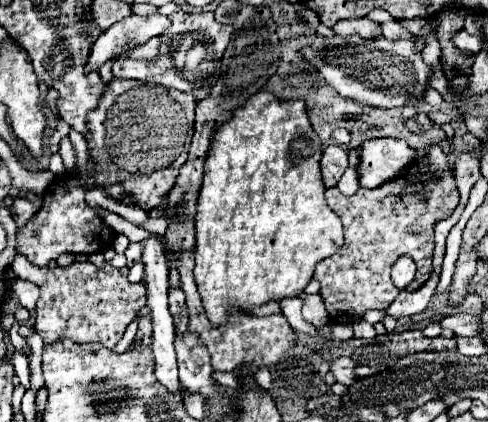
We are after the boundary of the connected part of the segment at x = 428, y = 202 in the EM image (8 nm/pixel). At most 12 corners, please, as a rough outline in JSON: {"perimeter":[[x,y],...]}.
{"perimeter":[[442,148],[326,202],[346,242],[316,264],[332,322],[386,310],[400,256],[432,272],[434,224],[460,202]]}

